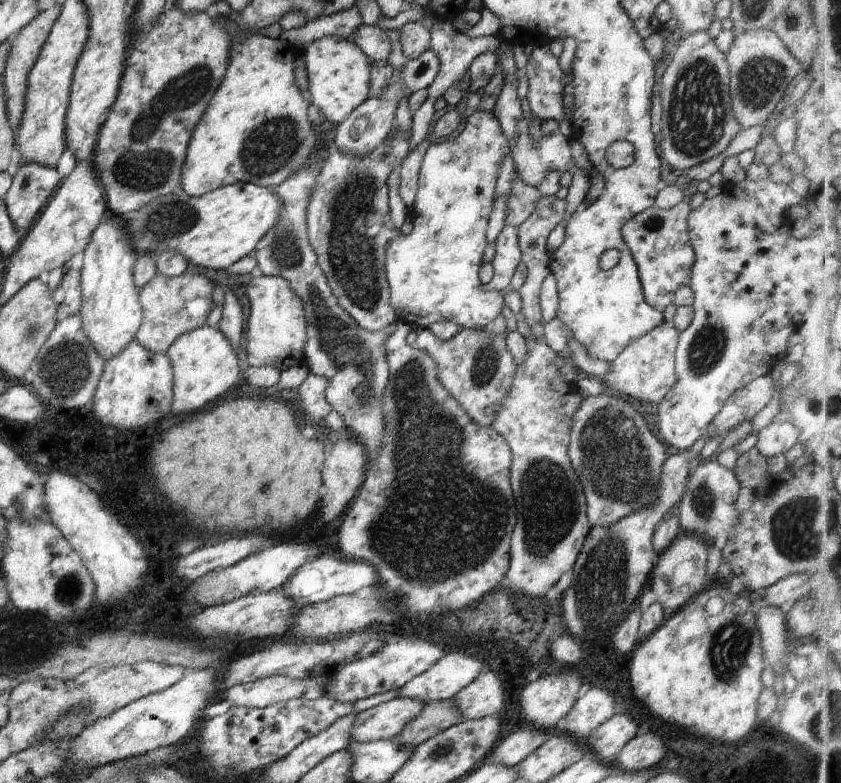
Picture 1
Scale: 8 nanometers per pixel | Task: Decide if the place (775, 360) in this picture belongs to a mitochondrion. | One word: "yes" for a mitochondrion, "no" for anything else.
no

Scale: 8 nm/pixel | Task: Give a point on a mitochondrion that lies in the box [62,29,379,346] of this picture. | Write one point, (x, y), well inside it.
(142, 170)

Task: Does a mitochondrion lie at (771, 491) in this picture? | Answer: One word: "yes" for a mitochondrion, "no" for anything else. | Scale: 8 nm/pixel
yes

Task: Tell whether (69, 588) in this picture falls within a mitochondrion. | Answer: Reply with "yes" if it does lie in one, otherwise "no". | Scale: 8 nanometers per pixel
yes

